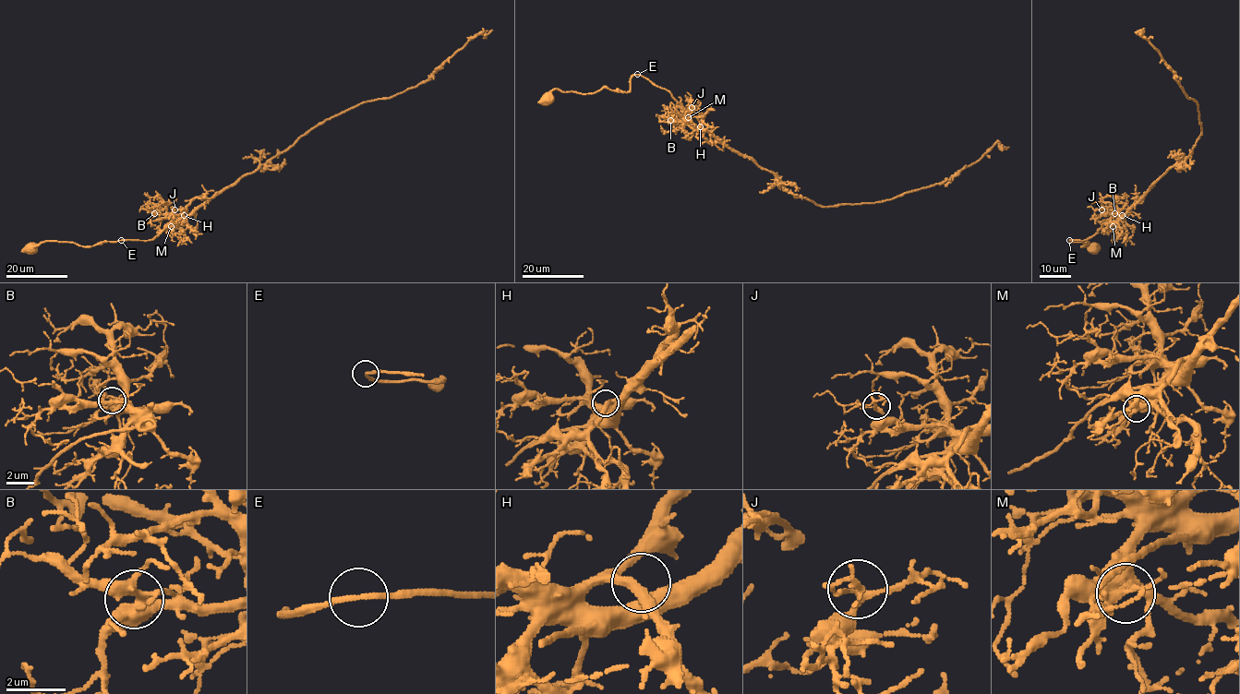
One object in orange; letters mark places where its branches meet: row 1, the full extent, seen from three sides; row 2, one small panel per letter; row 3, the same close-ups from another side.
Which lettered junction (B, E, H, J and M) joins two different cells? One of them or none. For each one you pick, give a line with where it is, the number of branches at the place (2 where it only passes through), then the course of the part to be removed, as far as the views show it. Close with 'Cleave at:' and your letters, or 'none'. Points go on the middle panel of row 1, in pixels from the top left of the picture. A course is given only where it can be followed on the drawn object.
Cleave at: none

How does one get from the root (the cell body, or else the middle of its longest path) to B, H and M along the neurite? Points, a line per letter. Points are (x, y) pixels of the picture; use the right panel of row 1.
B: (1094, 247), (1069, 240), (1087, 240), (1122, 219), (1114, 213)
H: (1094, 247), (1084, 245), (1088, 241), (1082, 246), (1087, 241), (1069, 240), (1087, 240), (1122, 215)
M: (1094, 247), (1069, 240), (1087, 240), (1113, 226)

